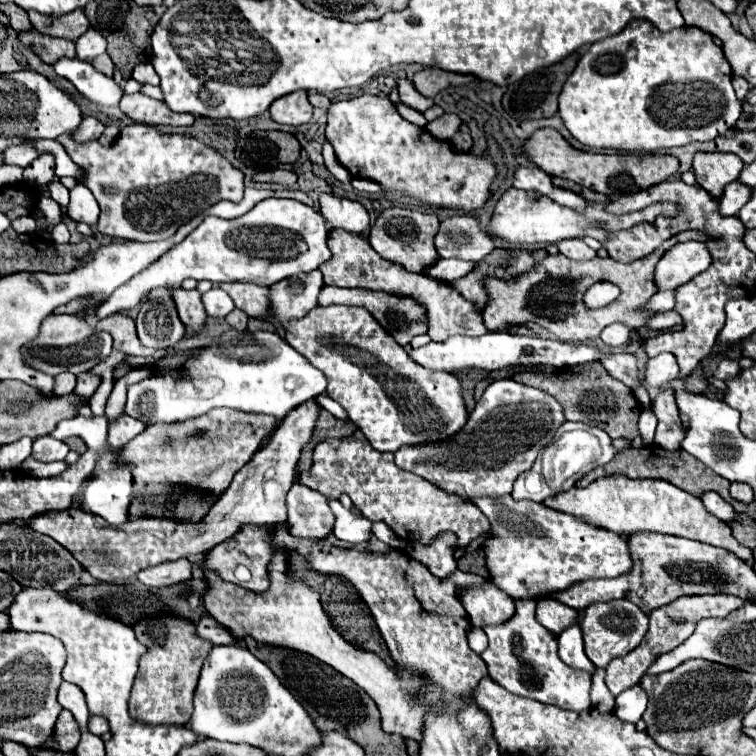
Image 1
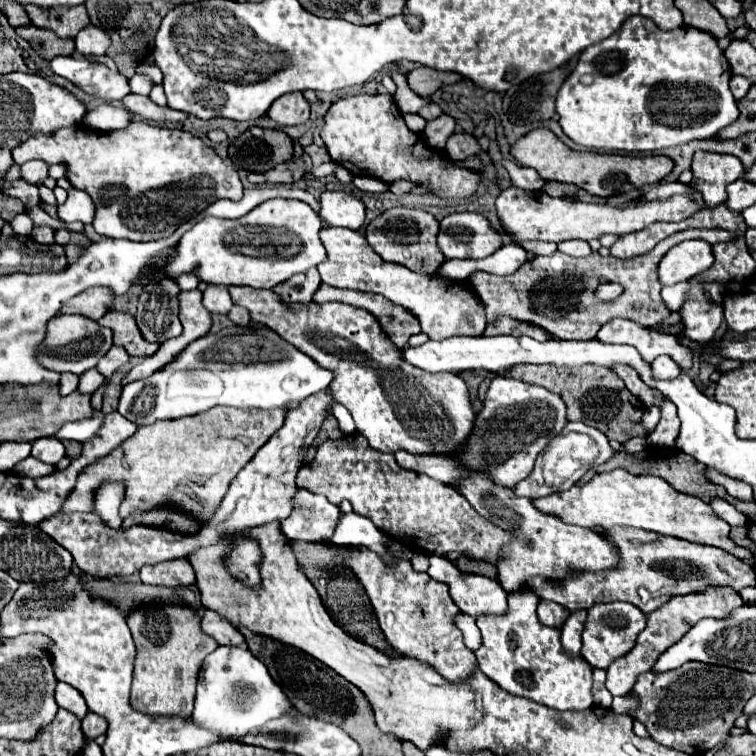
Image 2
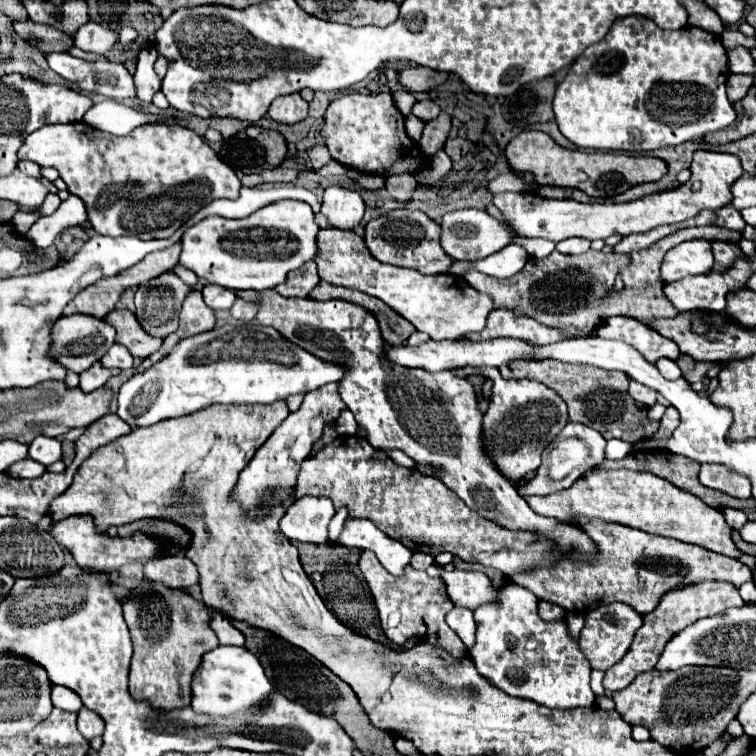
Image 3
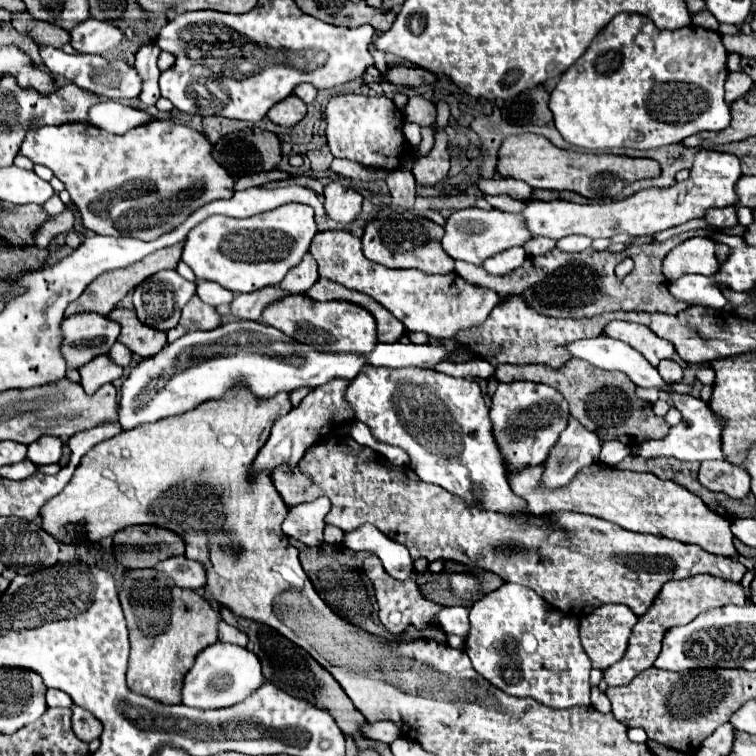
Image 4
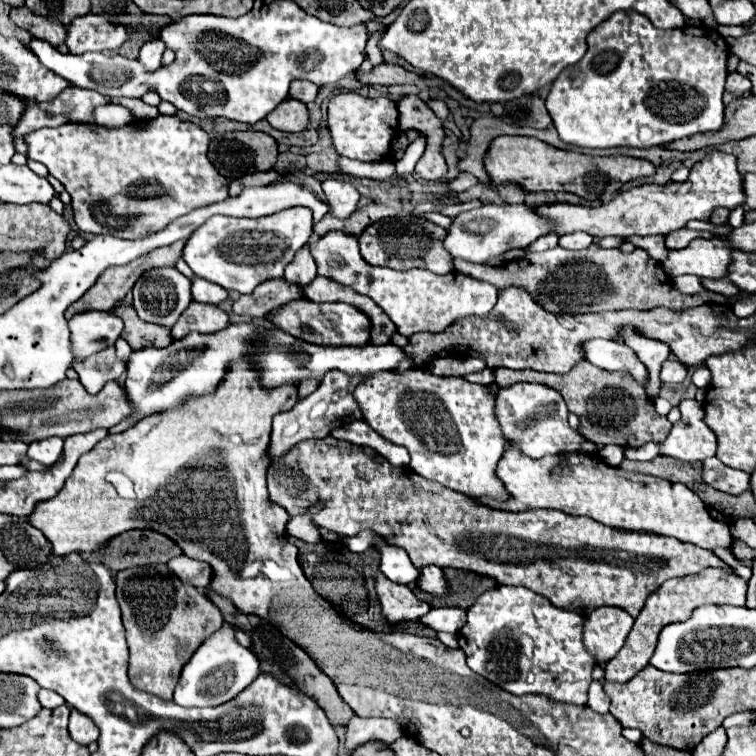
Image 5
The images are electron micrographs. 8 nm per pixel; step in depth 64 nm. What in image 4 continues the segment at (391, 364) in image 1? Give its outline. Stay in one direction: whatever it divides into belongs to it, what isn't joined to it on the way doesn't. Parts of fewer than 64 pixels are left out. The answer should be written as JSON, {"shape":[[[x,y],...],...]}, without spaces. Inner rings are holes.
{"shape":[[[288,296],[282,298],[262,312],[262,320],[290,338],[310,344],[318,350],[356,350],[356,352],[370,352],[376,346],[376,322],[368,310],[350,302],[316,302],[308,296]],[[366,366],[348,386],[346,400],[352,404],[356,420],[364,422],[376,440],[400,446],[410,456],[412,470],[424,480],[462,496],[468,504],[478,504],[486,510],[496,510],[502,514],[512,514],[516,518],[526,518],[534,524],[542,524],[542,518],[520,512],[524,510],[524,500],[518,498],[506,480],[504,458],[496,446],[492,434],[492,422],[488,416],[488,404],[482,396],[480,386],[470,378],[452,378],[430,368],[374,368]]]}

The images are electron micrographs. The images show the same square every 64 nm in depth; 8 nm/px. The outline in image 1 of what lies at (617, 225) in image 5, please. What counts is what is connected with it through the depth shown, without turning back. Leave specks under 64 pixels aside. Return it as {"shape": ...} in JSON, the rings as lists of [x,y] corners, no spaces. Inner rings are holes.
{"shape":[[[696,152],[692,172],[696,176],[696,184],[704,188],[712,198],[720,198],[724,186],[738,180],[744,162],[736,158],[736,154],[722,152]],[[510,188],[496,202],[490,230],[498,238],[512,242],[512,244],[538,244],[538,246],[542,246],[542,244],[552,244],[552,242],[560,242],[566,238],[582,238],[584,230],[588,230],[588,228],[628,230],[640,222],[654,222],[658,216],[674,217],[677,211],[677,204],[664,202],[654,203],[652,206],[646,206],[644,210],[638,210],[632,214],[622,214],[622,216],[608,214],[604,208],[596,208],[596,206],[586,206],[582,212],[578,212],[568,206],[560,206],[554,200],[550,200],[548,196],[542,196],[538,192]]]}

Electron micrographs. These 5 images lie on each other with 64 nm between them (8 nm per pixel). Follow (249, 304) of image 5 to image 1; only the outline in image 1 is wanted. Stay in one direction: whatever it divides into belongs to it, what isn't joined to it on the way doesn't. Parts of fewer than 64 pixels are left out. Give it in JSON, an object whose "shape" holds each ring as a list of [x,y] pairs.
{"shape":[[[234,308],[234,310],[232,310],[228,316],[226,316],[226,320],[228,320],[228,324],[230,324],[232,328],[236,328],[236,330],[246,330],[248,316],[246,316],[242,310]]]}

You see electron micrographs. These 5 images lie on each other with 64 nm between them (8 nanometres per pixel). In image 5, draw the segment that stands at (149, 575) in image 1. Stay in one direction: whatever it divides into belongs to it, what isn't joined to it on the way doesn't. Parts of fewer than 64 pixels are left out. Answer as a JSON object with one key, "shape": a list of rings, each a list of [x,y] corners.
{"shape":[[[178,556],[168,562],[168,568],[186,584],[192,584],[196,588],[206,588],[212,580],[212,568],[206,562],[188,558],[188,556]]]}

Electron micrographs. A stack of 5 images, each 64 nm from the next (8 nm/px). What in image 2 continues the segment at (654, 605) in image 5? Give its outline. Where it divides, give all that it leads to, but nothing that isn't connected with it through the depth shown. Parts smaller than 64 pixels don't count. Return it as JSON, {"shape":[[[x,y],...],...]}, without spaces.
{"shape":[[[708,586],[702,592],[692,592],[692,594],[670,598],[664,606],[660,606],[658,610],[648,614],[646,628],[638,634],[636,646],[628,654],[624,654],[616,662],[612,662],[612,666],[608,666],[608,670],[606,670],[606,674],[608,674],[606,688],[610,690],[612,696],[626,696],[632,690],[636,678],[640,674],[652,670],[652,666],[656,664],[658,656],[662,652],[666,652],[674,642],[678,642],[698,620],[708,618],[708,616],[710,618],[726,618],[734,608],[738,608],[742,604],[744,602],[738,596],[738,592],[734,592],[728,586]]]}

